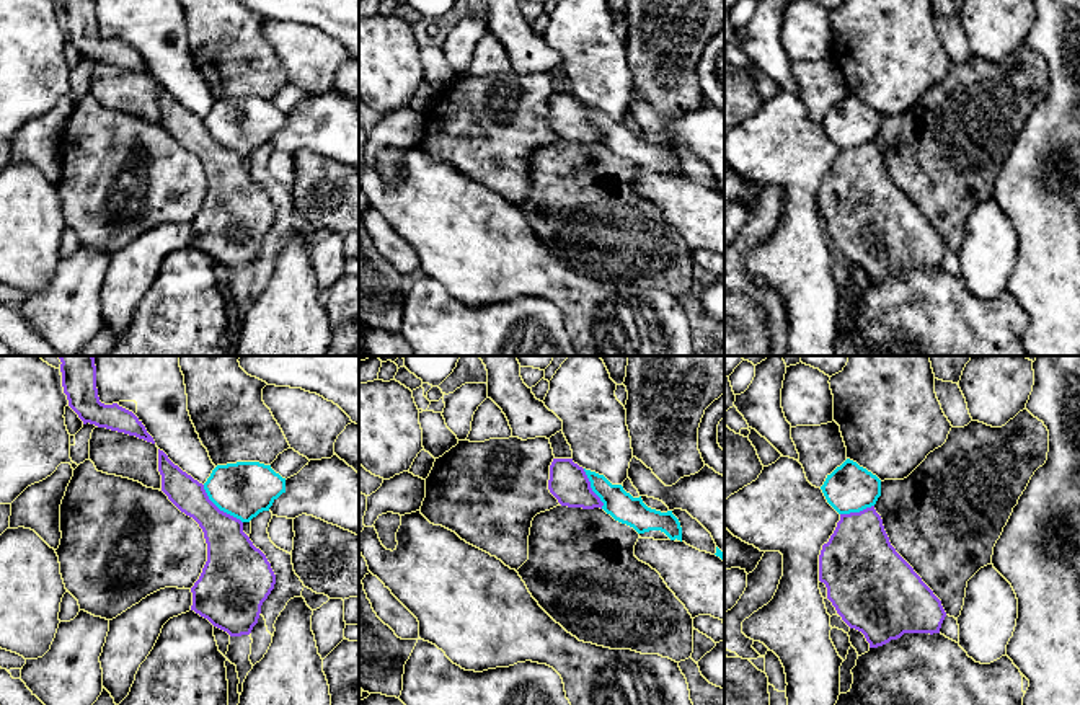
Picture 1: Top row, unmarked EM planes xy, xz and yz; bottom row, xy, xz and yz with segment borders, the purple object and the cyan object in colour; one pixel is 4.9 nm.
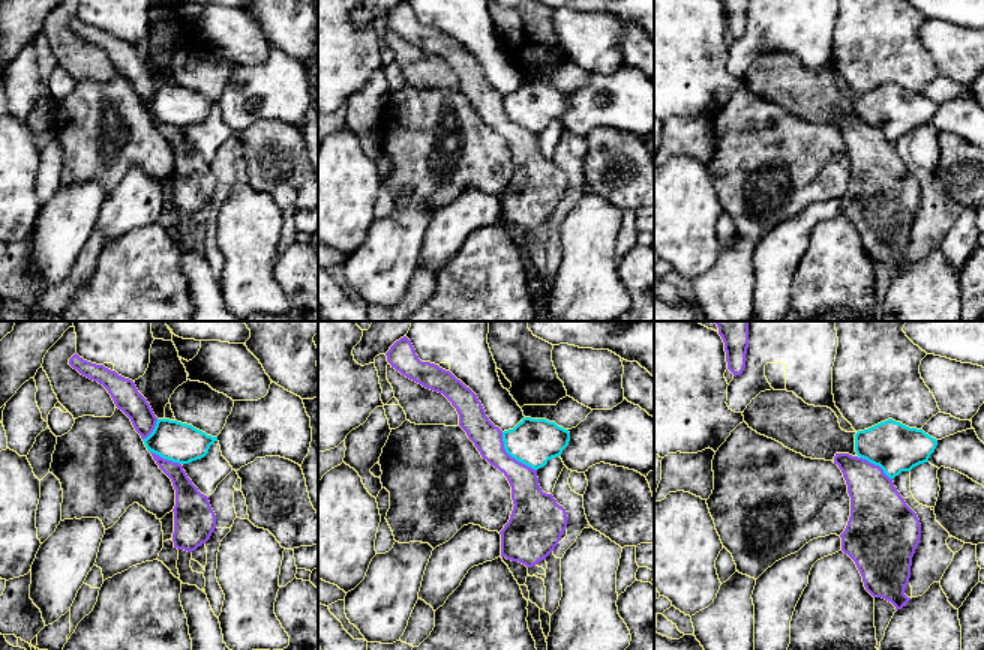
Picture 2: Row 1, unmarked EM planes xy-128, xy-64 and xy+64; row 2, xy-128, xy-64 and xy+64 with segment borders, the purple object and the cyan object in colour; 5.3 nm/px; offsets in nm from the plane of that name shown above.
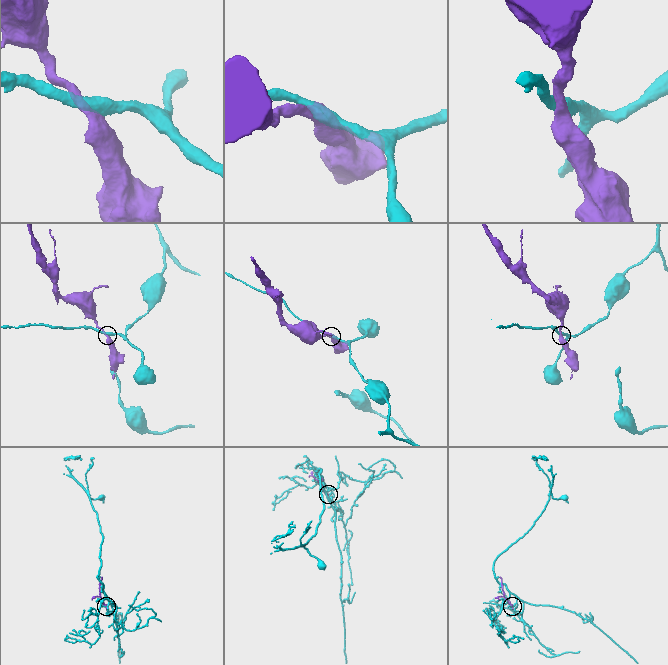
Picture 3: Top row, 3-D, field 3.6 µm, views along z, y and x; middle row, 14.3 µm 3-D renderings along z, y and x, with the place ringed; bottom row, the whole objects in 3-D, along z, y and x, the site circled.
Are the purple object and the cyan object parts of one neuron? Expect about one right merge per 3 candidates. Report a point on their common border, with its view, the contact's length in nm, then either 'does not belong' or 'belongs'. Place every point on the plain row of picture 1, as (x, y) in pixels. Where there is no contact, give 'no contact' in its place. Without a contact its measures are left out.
xy (217, 142) | 280 nm | does not belong

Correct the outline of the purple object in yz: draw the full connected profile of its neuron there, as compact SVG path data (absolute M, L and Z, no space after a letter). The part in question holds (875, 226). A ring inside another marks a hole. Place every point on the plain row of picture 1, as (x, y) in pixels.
M874 140L840 149L840 155L819 189L819 215L842 255L861 266L870 282L878 282L904 268L940 268L946 246L941 235L914 202L896 186Z

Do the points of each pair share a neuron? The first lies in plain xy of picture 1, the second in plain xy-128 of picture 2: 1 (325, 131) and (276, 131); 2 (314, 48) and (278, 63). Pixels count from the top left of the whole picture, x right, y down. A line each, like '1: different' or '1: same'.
1: different
2: different

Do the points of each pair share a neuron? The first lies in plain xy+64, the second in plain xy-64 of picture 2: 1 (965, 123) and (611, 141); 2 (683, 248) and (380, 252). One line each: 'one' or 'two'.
1: two
2: two

